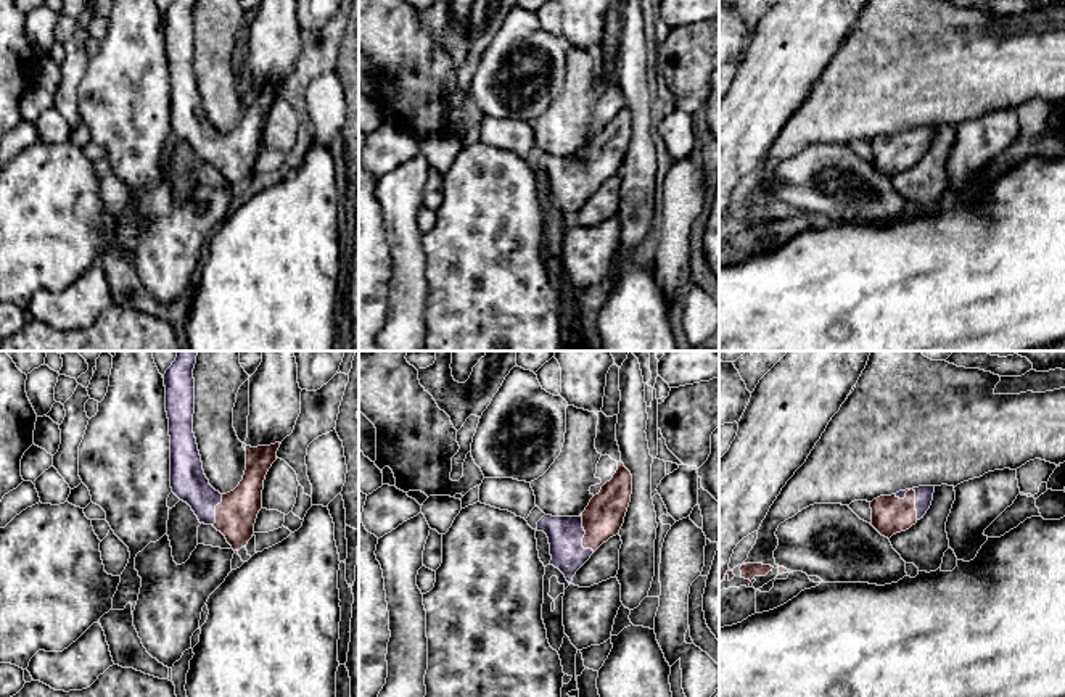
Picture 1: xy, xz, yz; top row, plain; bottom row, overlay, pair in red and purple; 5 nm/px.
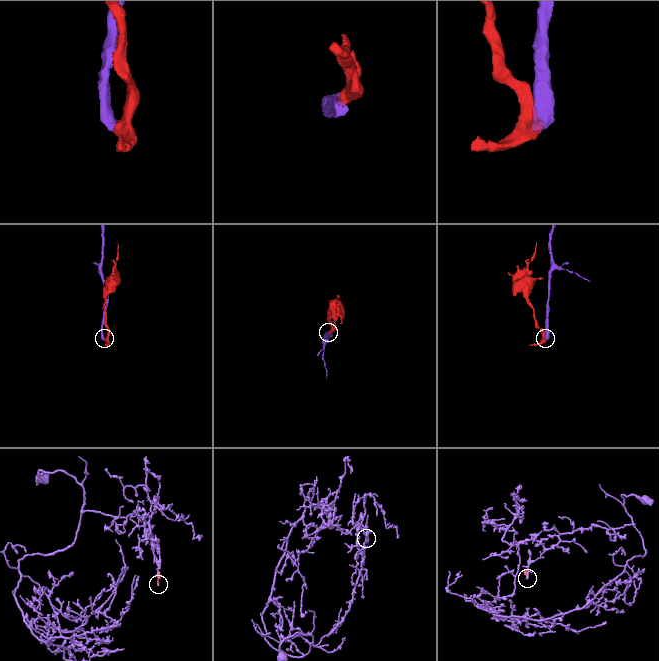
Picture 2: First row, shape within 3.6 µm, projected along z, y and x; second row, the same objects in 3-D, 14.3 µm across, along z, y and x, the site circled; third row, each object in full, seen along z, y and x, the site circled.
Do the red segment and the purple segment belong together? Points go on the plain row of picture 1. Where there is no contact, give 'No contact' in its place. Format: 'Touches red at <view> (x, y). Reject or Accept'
Touches red at yz (914, 134). Accept

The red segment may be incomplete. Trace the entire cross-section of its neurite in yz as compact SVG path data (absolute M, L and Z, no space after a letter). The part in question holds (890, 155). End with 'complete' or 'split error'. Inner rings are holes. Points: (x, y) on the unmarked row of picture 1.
M919 126L870 142L872 166L885 177L909 169L931 145L935 126Z; split error

